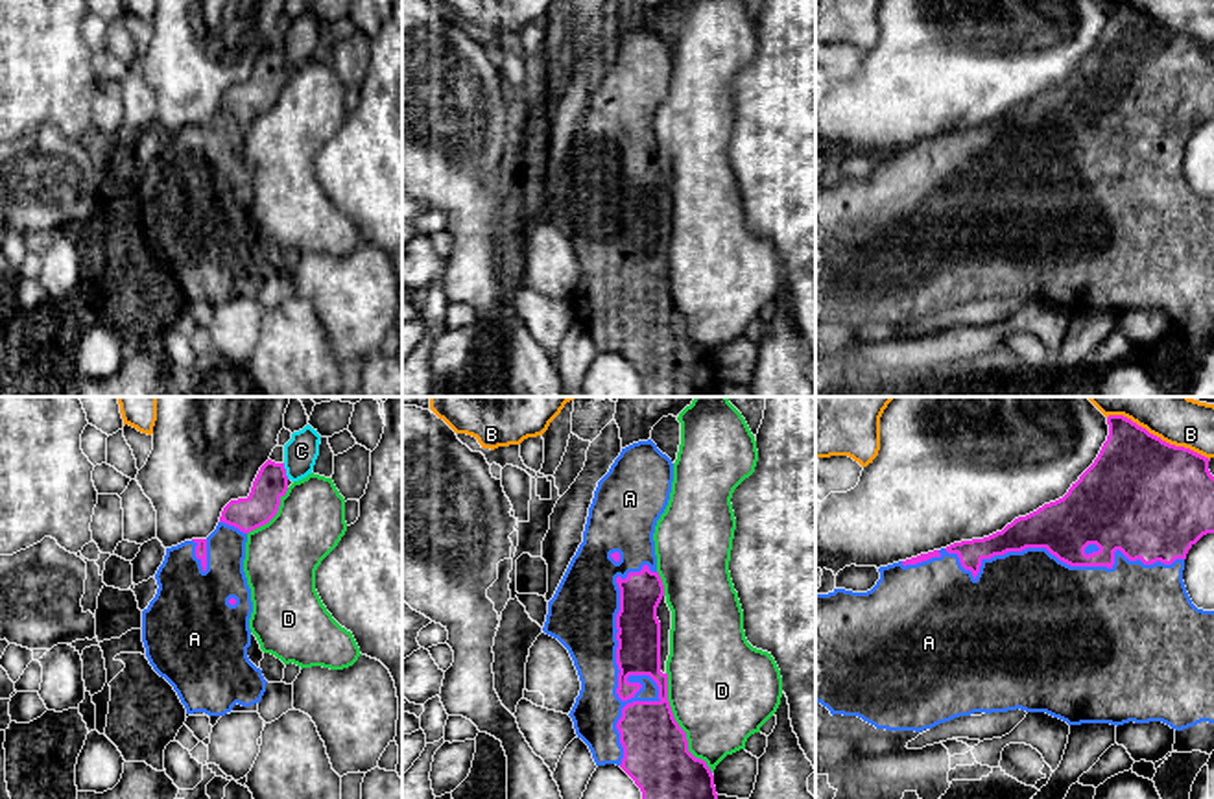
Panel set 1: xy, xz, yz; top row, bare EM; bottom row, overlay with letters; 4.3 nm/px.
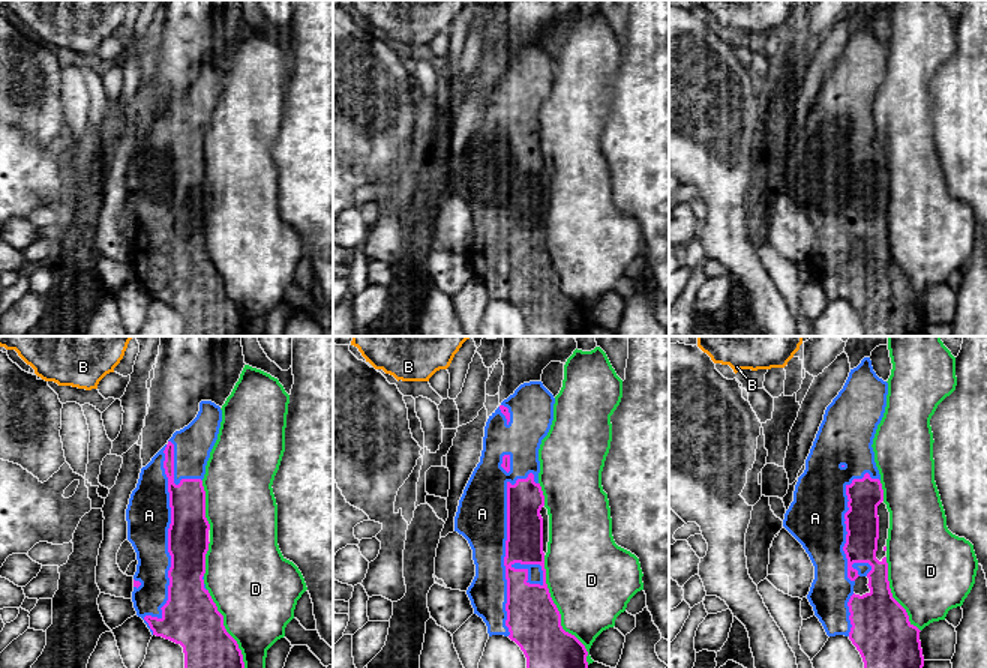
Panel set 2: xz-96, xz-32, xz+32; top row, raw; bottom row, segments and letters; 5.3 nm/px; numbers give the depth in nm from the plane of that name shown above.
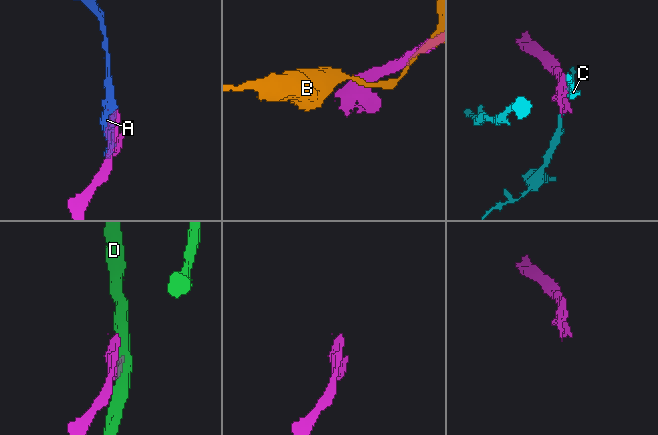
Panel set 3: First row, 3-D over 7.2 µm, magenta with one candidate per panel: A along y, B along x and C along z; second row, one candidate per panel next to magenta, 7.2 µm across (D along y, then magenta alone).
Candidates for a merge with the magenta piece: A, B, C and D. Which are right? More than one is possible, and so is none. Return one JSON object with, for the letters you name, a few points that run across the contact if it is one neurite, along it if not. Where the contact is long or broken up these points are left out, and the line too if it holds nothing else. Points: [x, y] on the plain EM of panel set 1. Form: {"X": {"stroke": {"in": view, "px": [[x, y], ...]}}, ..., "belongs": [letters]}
{"belongs": ["A"]}

